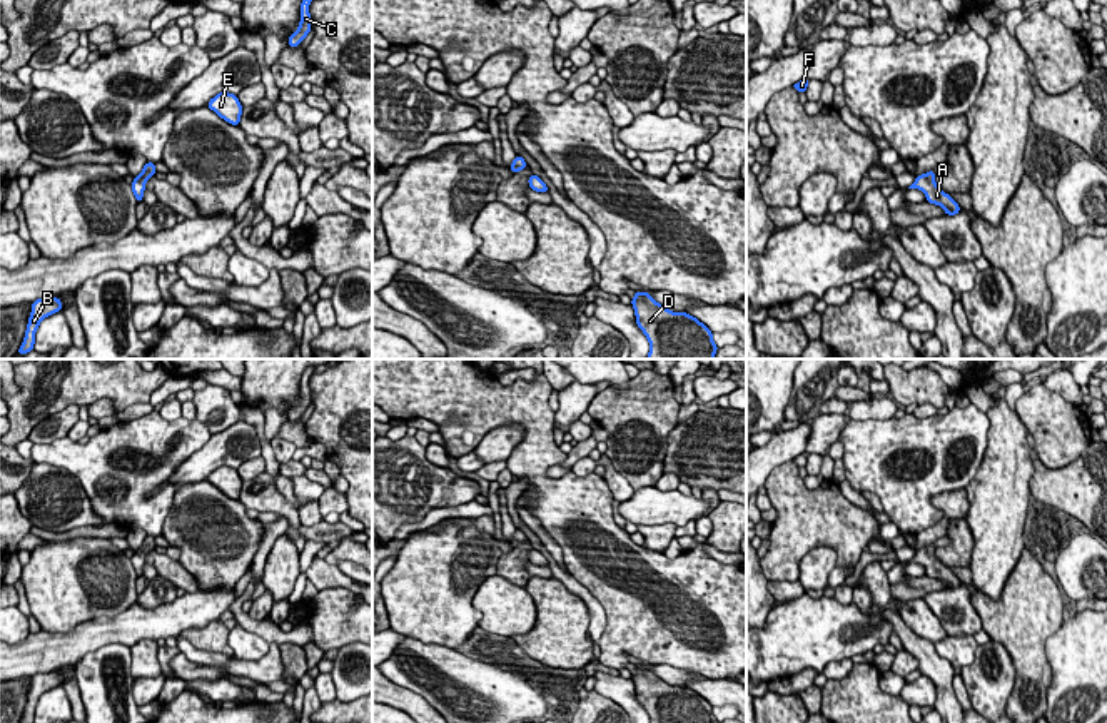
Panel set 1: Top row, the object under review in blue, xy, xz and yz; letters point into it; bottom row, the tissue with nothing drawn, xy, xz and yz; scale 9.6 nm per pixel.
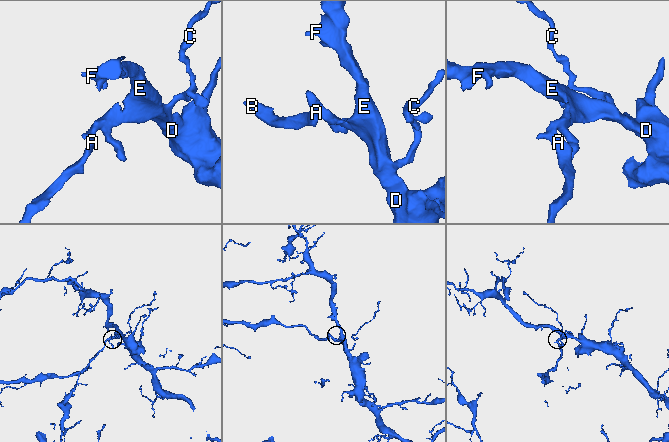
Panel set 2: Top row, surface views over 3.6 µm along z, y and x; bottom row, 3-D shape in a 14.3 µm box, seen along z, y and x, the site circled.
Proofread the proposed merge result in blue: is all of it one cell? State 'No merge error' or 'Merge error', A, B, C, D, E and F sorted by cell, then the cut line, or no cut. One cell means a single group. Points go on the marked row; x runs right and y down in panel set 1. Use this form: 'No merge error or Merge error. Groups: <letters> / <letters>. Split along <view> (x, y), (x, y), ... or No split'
No merge error. Groups: A B C D E F. No split

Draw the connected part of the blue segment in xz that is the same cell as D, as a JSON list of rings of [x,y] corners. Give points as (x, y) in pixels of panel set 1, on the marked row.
[[[636,291],[631,306],[650,341],[648,359],[715,359],[713,332],[691,314],[668,311],[646,291]]]

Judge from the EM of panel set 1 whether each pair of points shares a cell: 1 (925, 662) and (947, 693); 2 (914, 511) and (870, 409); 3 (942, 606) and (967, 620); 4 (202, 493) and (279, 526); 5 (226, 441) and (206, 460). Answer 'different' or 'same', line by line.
1: same
2: different
3: same
4: different
5: same

